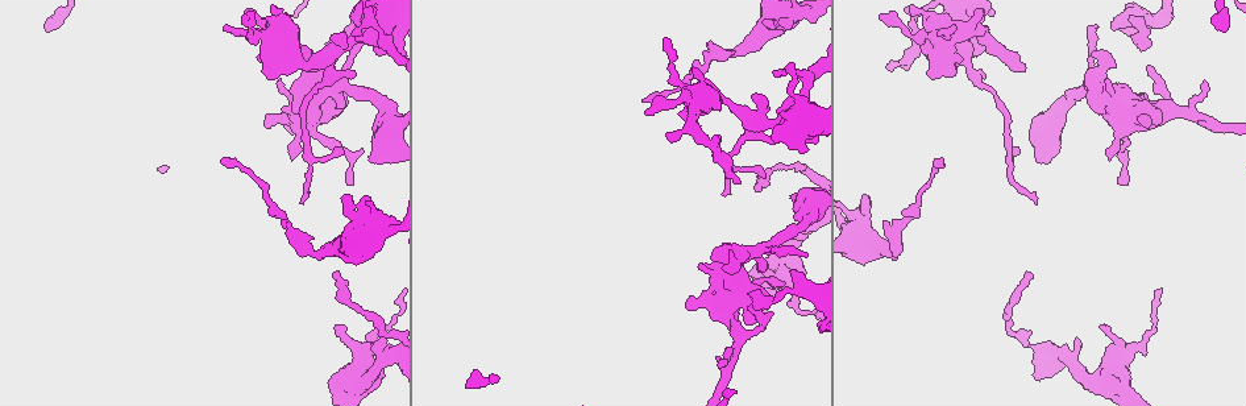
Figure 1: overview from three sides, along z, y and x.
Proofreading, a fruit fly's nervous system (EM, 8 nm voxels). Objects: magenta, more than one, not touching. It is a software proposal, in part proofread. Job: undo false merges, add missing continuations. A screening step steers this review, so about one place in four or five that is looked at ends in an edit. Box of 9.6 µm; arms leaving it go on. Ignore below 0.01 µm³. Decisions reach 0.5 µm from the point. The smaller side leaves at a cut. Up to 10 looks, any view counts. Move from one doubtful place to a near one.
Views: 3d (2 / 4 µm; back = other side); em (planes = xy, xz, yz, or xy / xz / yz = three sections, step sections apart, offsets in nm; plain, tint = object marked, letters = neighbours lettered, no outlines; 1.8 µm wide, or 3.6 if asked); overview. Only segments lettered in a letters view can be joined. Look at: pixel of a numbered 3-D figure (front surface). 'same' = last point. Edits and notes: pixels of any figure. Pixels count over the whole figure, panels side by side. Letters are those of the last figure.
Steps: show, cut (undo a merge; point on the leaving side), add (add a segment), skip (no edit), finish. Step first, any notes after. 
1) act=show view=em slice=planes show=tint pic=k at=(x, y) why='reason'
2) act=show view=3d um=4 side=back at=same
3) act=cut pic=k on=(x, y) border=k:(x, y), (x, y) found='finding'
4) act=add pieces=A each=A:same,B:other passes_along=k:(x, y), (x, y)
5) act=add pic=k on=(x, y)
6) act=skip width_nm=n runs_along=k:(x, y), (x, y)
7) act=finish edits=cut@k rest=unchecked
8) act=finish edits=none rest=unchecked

act=show view=em slice=planes show=letters pic=1 at=(1177, 110) why='a narrow waist'

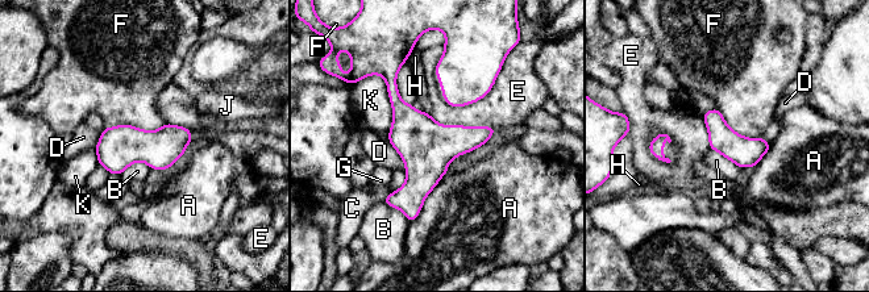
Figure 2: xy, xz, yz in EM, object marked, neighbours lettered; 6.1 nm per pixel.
act=skip each=A:other,B:other,C:other,D:other,E:other,F:other,G:other,H:other,J:other,K:other border=2:(166, 122), (153, 130), (104, 128) found='continuous, no second cell'

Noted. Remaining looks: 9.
act=show view=em slice=yz step=8 show=letters pic=1 at=(730, 249) why='free end'

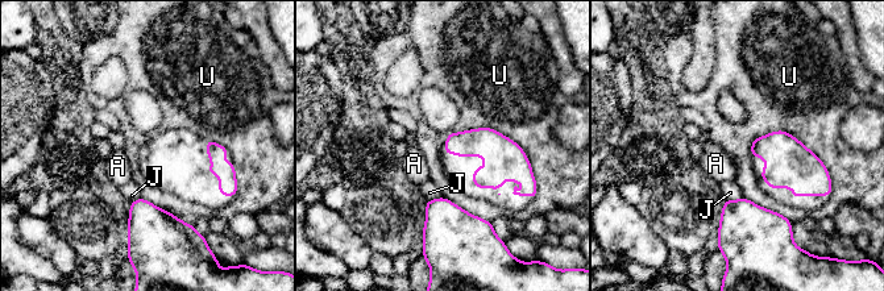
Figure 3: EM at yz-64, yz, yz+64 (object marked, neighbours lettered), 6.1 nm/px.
act=skip each=A:other,J:other,U:other border=3:(750, 144), (785, 131), (826, 169) found='no lettered segment goes on from it'

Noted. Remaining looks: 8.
act=show view=3d um=2 pic=1 at=(341, 147) why='branch stops here'

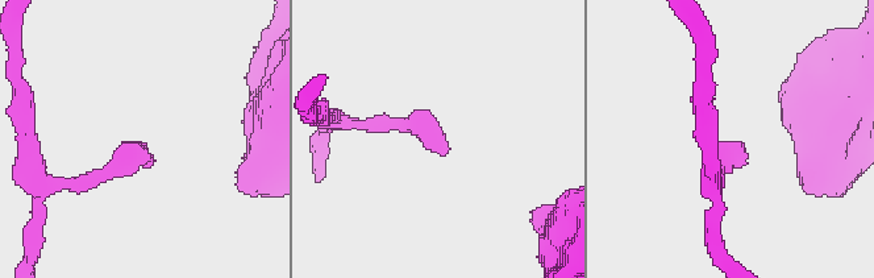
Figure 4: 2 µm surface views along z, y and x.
act=show view=em slice=yz step=8 show=tint pic=4 at=(442, 143)

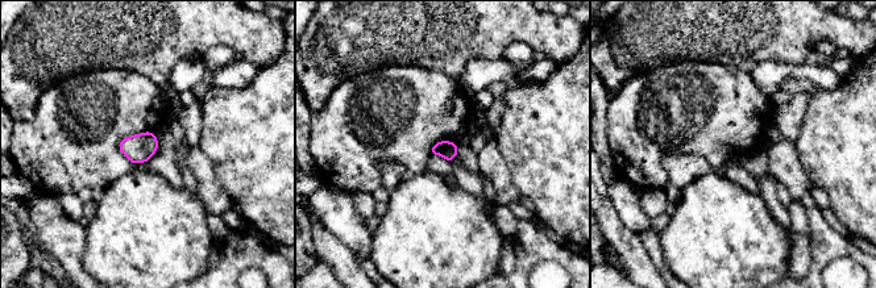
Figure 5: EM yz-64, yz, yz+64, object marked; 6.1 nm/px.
act=show view=em slice=planes show=letters at=same why='another direction'

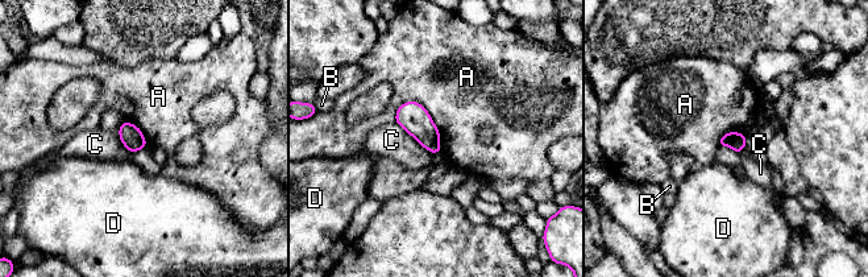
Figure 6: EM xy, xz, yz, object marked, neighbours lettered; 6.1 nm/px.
act=skip each=A:other,B:other,C:other,D:other border=6:(405, 100), (428, 112), (441, 151) found='none of them fits'

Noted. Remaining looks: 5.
act=show view=em slice=yz step=16 show=letters pic=1 at=(955, 30) why='free end'

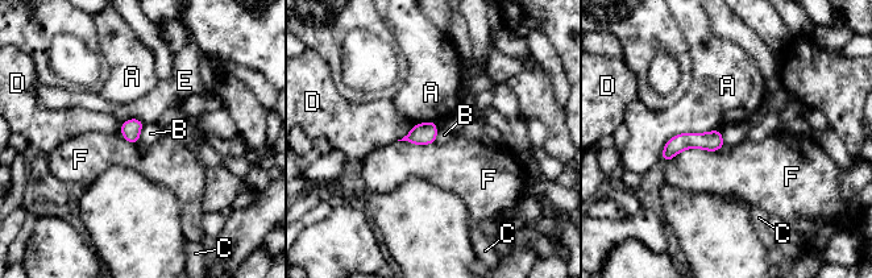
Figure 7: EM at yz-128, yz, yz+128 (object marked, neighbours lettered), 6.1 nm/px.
act=show view=em slice=planes show=letters at=same

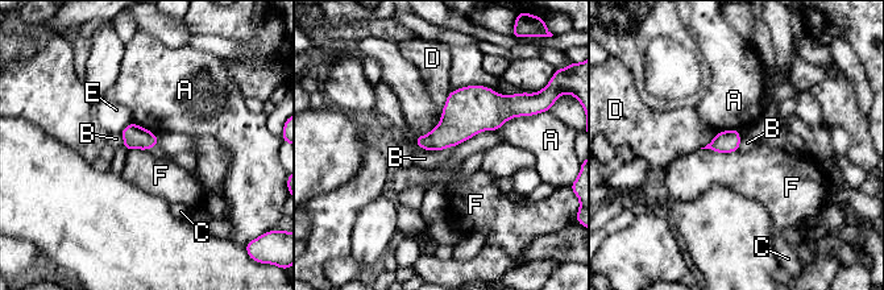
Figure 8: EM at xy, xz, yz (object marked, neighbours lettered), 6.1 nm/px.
act=skip longest_contact=A:320nm each=A:other,B:other,C:other,D:other,E:other,F:other border=8:(455, 145), (436, 152) found='no lettered segment goes on from it'

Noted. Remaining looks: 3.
act=show view=3d um=4 pic=1 at=(335, 272) why='tapers out'

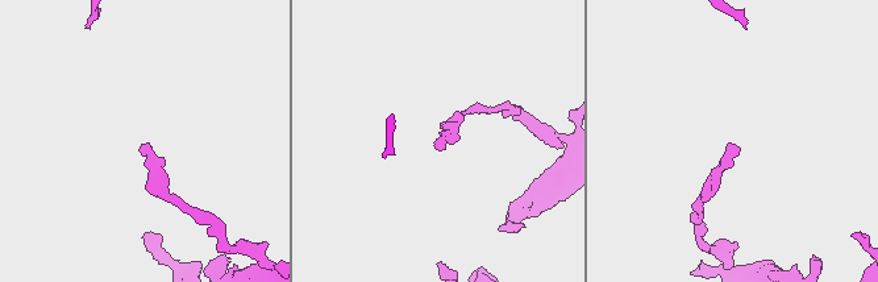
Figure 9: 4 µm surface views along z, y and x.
act=show view=em slice=xy step=4 show=letters pic=9 at=(437, 142) why='now the EM'

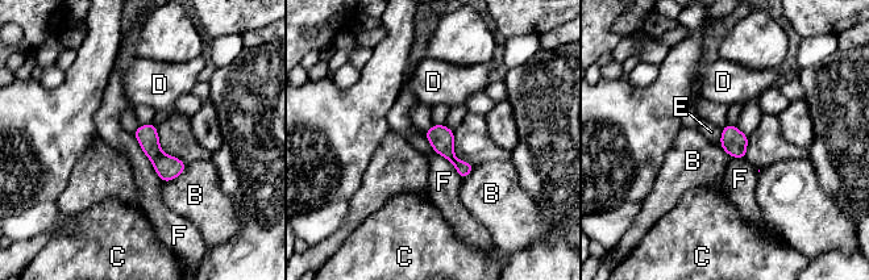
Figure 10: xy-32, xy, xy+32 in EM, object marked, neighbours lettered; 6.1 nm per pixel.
act=show view=em slice=planes show=letters at=same

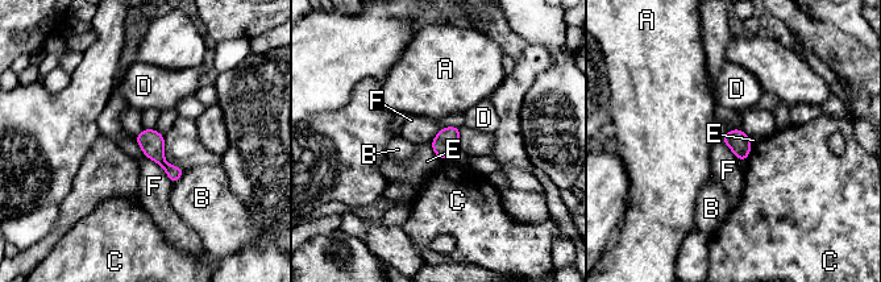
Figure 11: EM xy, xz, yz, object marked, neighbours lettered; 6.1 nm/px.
act=skip each=A:other,B:other,C:other,D:other,E:other,F:other border=11:(134, 137), (140, 149), (173, 183) found='none of them fits'

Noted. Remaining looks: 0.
act=finish edits=none rest=unchecked

